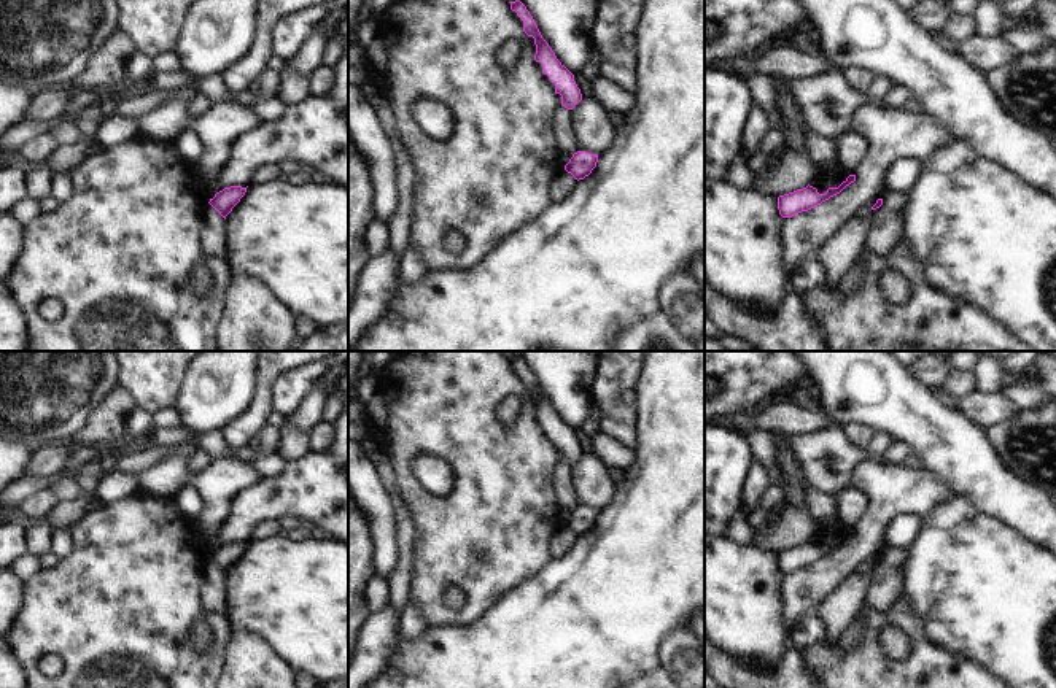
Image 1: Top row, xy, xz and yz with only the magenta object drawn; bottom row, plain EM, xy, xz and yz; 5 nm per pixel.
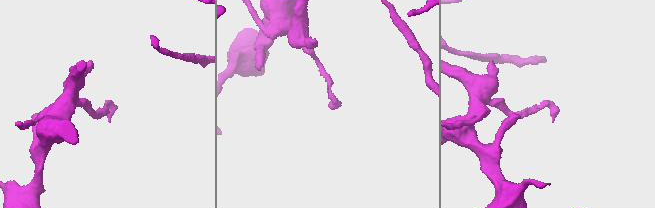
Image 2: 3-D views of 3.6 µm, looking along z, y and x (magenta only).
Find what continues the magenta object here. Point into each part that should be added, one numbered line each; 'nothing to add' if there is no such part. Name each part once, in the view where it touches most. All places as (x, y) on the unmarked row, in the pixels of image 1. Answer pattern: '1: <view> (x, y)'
nothing to add

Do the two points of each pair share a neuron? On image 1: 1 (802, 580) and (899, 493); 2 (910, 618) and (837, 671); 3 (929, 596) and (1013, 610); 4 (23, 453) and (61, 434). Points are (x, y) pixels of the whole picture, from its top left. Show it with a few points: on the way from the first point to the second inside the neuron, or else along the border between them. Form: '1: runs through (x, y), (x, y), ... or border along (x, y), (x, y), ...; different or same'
1: runs through (829, 572), (870, 534), (877, 520); same
2: runs through (889, 618), (873, 633), (872, 647), (858, 661); same
3: runs through (950, 596), (993, 596); same
4: border along (16, 439), (35, 448); different

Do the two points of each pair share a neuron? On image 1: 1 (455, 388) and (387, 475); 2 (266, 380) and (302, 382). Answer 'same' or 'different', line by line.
1: different
2: different

